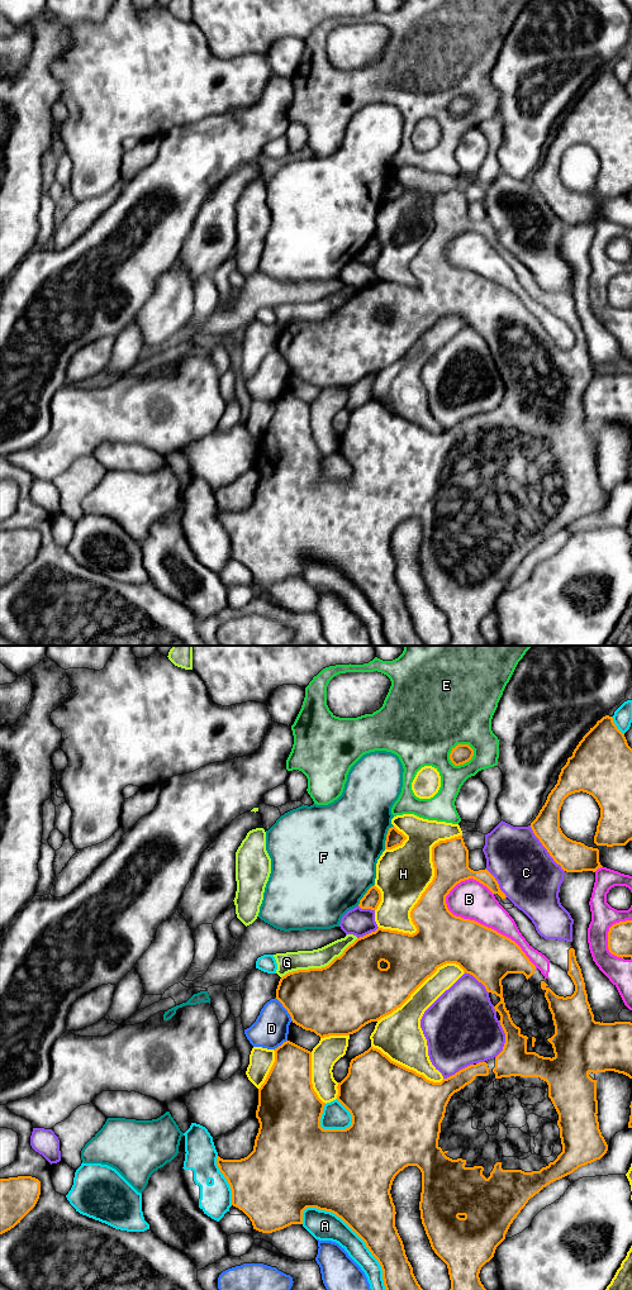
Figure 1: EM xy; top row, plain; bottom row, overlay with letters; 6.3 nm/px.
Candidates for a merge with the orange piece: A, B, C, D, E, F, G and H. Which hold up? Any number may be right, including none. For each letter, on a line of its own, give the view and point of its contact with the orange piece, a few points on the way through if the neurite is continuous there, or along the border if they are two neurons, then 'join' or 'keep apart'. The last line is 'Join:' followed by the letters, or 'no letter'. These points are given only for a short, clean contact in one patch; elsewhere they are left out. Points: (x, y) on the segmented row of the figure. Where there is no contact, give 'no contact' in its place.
A: xy (356, 1233) | keep apart
B: xy (484, 926) | keep apart
C: xy (545, 847) | keep apart
D: xy (285, 1008) | keep apart
E: xy (459, 745) | keep apart
F: xy (386, 837) | keep apart
G: xy (319, 969) | keep apart
H: xy (423, 893) | keep apart
Join: no letter

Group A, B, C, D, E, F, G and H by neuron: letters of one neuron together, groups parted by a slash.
A / B / C / D / E / F / G / H

